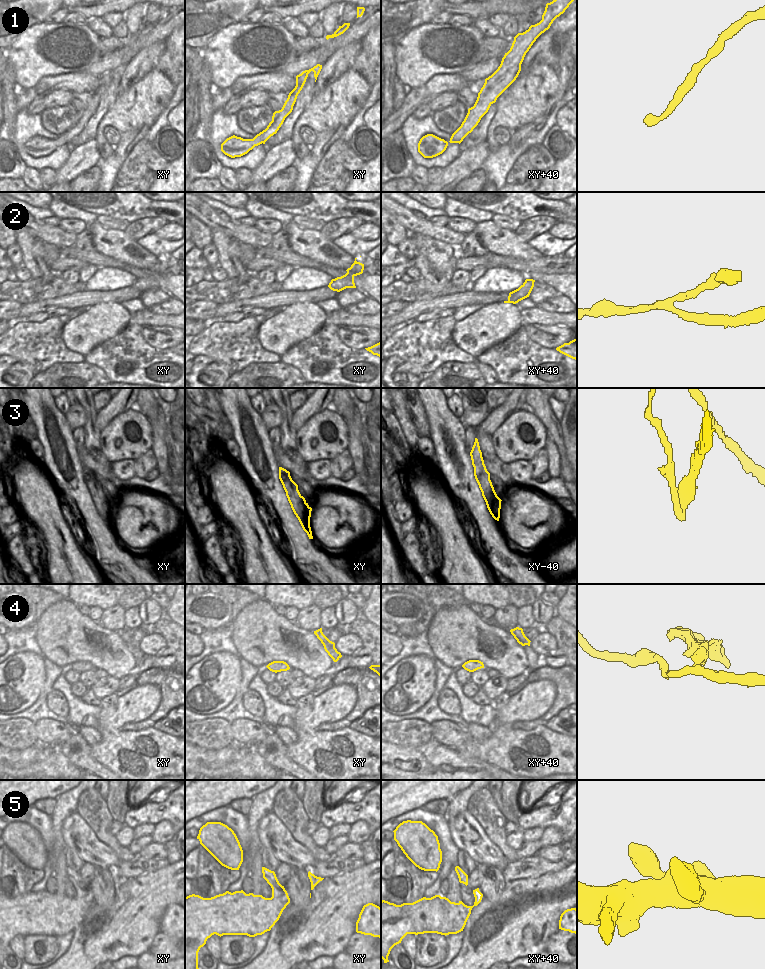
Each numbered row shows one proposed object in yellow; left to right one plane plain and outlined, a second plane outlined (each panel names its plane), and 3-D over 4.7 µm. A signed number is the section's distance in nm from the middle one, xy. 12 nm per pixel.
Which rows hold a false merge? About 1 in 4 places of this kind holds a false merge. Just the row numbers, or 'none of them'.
3

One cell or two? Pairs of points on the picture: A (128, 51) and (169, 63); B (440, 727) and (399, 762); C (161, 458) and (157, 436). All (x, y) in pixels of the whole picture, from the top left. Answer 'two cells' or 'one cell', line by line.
A: two cells
B: two cells
C: one cell

